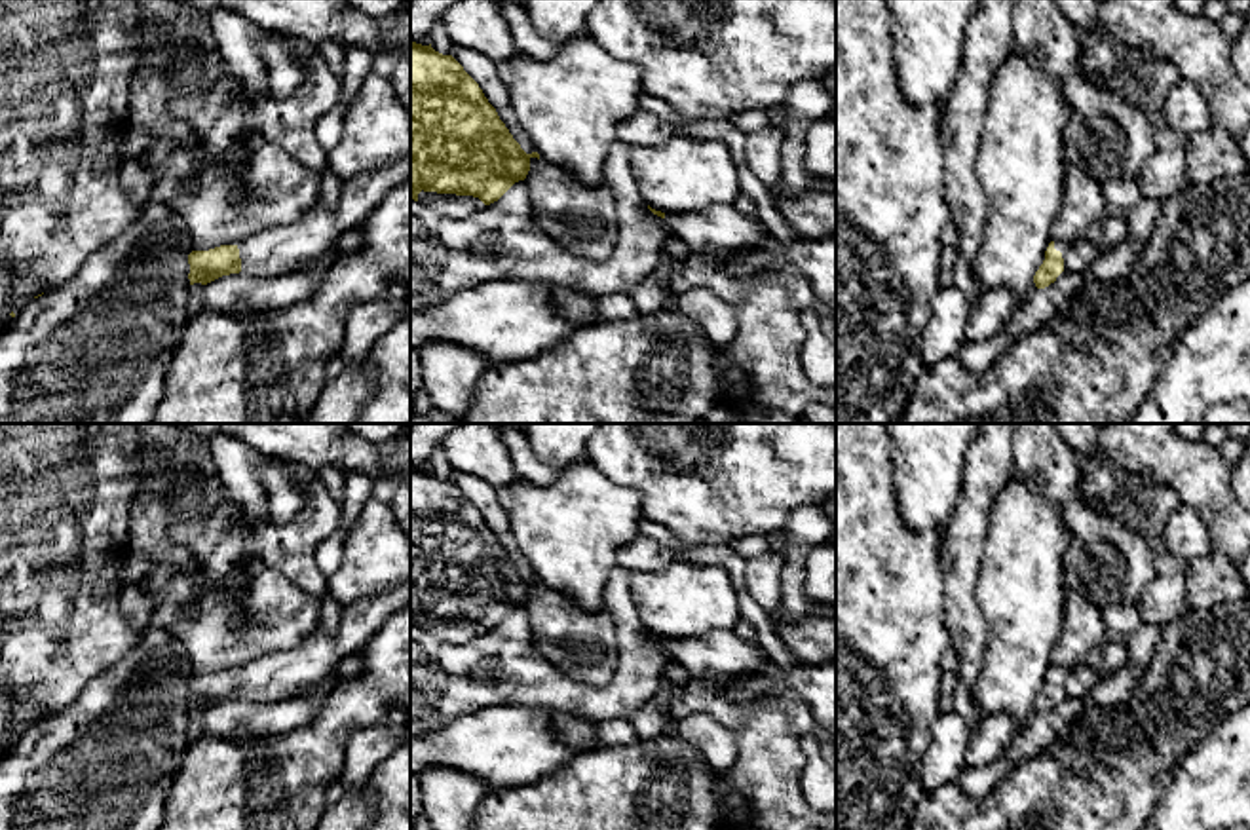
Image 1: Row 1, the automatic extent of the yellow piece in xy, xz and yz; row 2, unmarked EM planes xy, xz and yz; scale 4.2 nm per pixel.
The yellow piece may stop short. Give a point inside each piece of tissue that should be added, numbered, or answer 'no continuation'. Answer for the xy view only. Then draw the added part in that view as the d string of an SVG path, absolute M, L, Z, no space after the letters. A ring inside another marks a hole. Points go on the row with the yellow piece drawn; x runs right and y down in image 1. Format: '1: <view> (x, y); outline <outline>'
1: xy (272, 251); outline M410 156L378 171L367 171L342 182L334 209L319 201L296 222L264 228L232 243L239 249L241 275L270 277L296 266L317 262L336 247L338 237L363 228L384 196L410 179Z

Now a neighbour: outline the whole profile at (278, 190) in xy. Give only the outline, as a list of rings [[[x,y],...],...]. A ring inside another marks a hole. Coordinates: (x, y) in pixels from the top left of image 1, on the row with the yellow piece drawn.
[[[256,137],[241,199],[220,179],[205,177],[196,190],[173,198],[171,209],[188,226],[192,251],[209,251],[296,222],[319,201],[319,180],[281,146]]]

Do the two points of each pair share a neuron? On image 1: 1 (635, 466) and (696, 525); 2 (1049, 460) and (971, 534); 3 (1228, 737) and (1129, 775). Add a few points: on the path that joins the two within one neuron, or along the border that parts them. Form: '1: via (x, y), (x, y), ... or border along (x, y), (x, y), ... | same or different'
1: via (650, 479), (681, 509) | same
2: border along (1011, 443), (1015, 470) | different
3: border along (1216, 724), (1176, 762) | different

